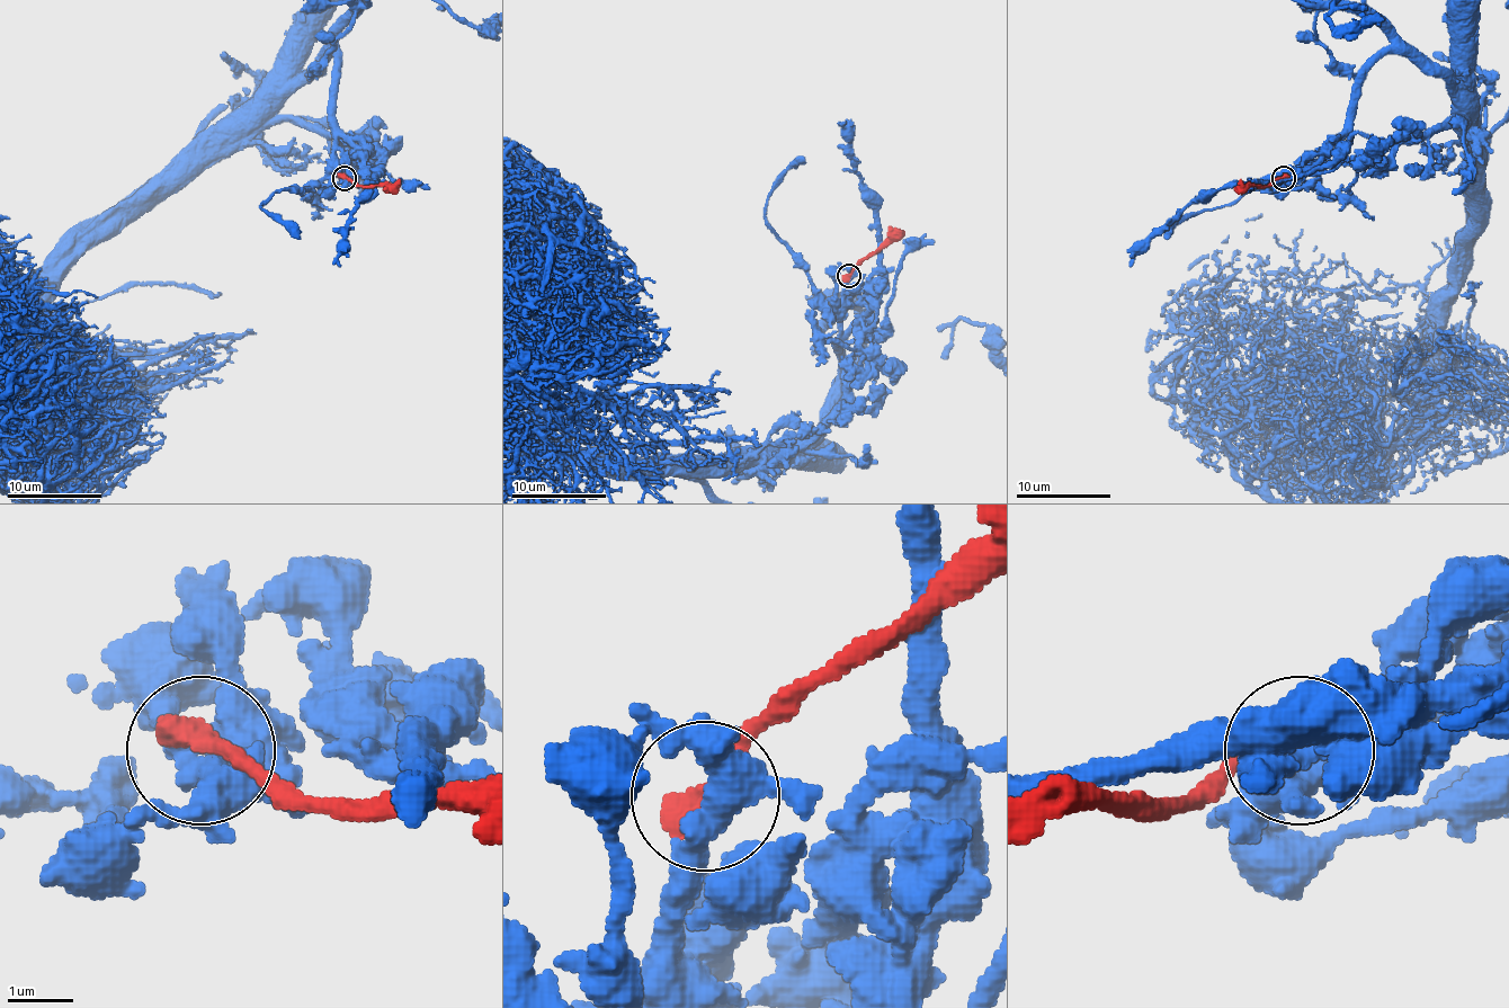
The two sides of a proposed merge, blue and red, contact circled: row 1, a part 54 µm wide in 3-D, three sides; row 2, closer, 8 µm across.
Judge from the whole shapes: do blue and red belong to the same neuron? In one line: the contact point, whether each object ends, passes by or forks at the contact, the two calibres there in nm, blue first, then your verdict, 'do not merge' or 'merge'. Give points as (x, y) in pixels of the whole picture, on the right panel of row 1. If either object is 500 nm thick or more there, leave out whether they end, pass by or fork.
(1283, 178) | 440/500 nm | merge

